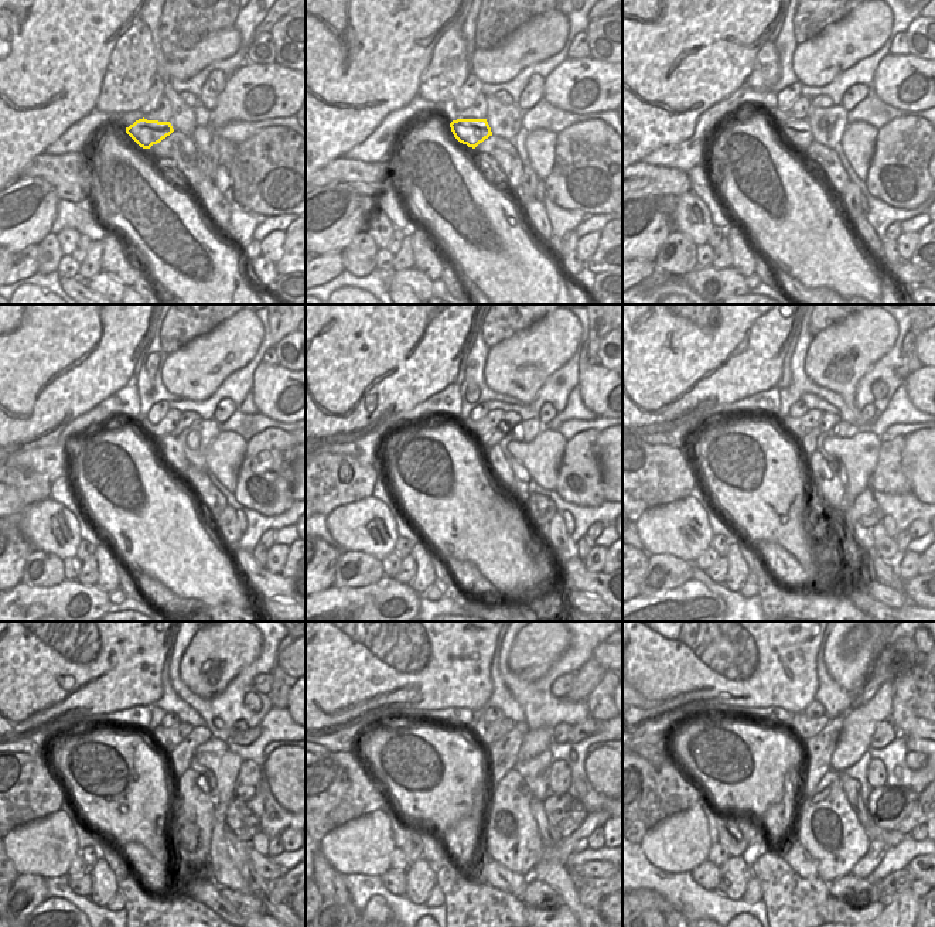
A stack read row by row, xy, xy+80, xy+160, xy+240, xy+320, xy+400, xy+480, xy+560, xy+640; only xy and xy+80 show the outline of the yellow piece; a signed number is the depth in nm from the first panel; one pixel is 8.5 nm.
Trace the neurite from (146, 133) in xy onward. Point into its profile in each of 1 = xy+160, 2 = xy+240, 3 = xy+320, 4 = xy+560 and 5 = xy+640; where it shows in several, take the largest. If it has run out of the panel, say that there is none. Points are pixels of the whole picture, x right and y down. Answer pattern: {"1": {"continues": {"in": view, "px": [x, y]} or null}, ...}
{"1": {"continues": {"in": "xy+160", "px": [798, 133]}}, "2": {"continues": {"in": "xy+240", "px": [171, 450]}}, "3": {"continues": {"in": "xy+320", "px": [504, 476]}}, "4": {"continues": {"in": "xy+560", "px": [509, 832]}}, "5": {"continues": {"in": "xy+640", "px": [828, 828]}}}

